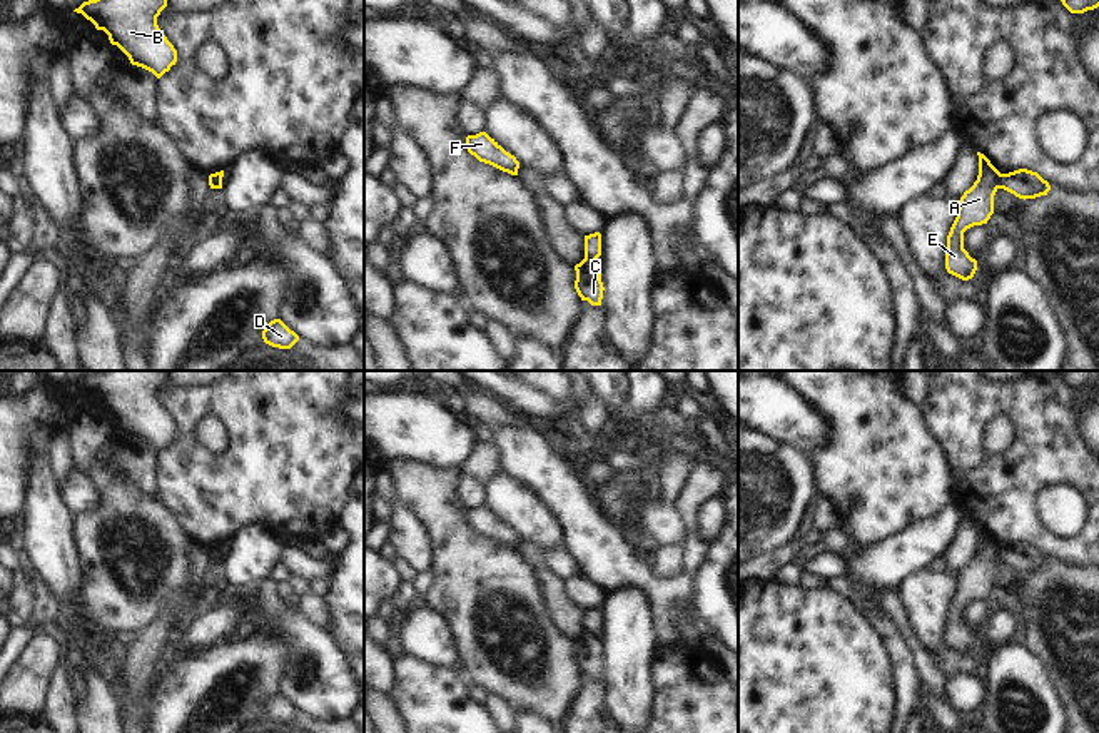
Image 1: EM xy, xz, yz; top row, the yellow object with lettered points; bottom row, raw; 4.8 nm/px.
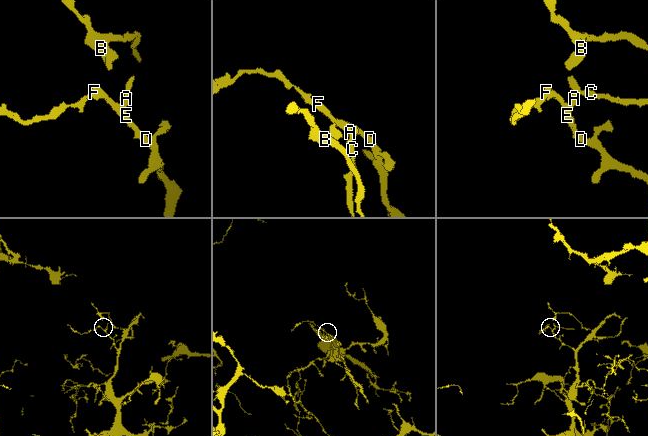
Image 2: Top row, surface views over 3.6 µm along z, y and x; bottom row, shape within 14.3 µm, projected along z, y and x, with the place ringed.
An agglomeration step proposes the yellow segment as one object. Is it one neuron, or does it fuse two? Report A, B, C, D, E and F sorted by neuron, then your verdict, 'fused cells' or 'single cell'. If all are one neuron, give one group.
A B D E F / C | fused cells

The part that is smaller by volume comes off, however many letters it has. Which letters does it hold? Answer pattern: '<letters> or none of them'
C

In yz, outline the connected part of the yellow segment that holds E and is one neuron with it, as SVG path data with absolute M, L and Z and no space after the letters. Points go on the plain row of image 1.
M980 526L977 529L977 554L960 571L957 591L947 609L945 643L962 655L972 653L977 645L977 634L964 623L964 606L974 599L987 598L994 588L994 569L1000 556L1000 546L990 534Z

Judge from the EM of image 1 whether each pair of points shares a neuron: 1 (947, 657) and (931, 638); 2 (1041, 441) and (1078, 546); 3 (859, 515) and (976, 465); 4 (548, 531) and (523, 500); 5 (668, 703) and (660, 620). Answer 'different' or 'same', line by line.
1: different
2: same
3: different
4: same
5: different

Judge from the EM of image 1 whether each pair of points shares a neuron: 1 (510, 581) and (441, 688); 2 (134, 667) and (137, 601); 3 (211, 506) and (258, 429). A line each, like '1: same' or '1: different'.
1: different
2: different
3: same

